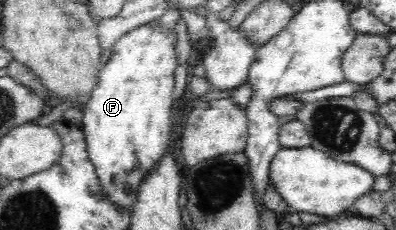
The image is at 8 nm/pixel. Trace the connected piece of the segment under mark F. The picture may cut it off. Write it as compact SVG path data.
M158 20L145 23L122 35L112 47L110 59L103 63L98 75L91 99L82 109L82 130L85 134L88 158L95 168L96 181L100 183L101 197L109 201L120 213L132 213L134 203L138 201L139 186L159 167L163 155L167 152L171 139L171 105L173 72L179 66L176 62L174 45L176 33L159 26Z

